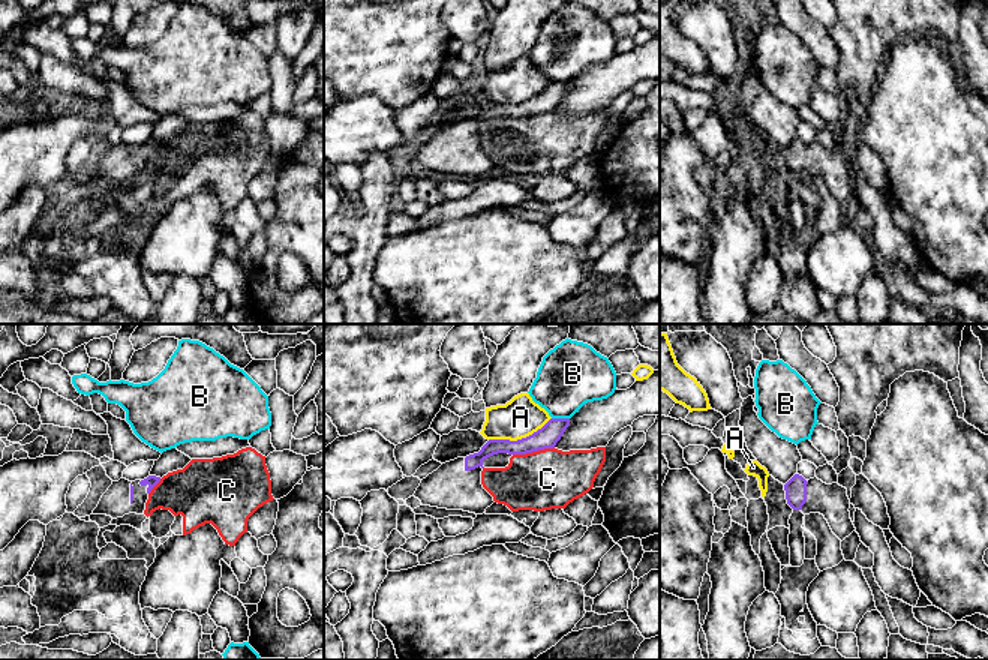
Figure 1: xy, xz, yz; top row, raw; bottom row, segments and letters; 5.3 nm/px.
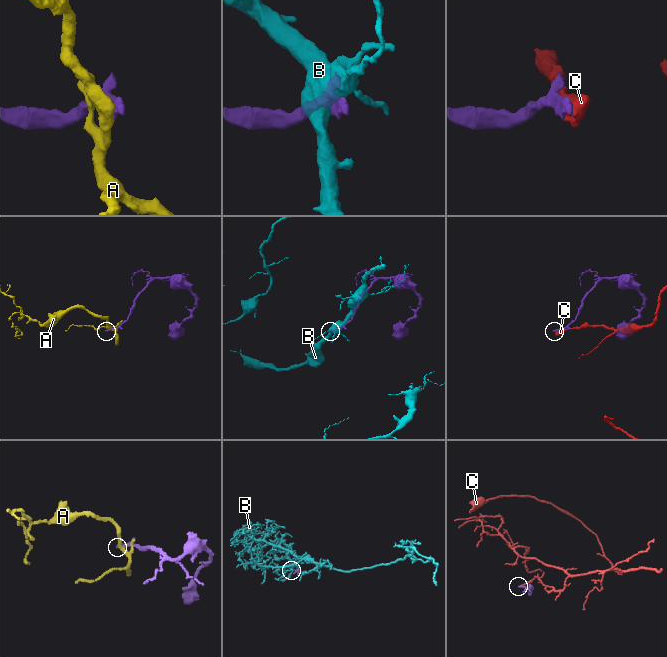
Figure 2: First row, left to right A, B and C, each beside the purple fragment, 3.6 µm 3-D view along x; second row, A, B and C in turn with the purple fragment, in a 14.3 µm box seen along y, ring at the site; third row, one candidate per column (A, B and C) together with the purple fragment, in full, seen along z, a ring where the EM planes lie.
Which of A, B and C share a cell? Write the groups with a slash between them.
A / B / C

